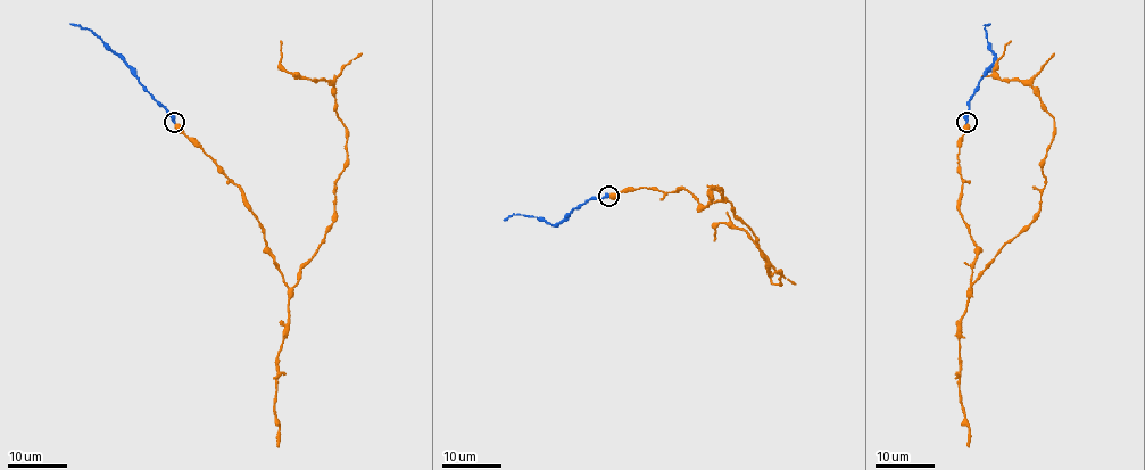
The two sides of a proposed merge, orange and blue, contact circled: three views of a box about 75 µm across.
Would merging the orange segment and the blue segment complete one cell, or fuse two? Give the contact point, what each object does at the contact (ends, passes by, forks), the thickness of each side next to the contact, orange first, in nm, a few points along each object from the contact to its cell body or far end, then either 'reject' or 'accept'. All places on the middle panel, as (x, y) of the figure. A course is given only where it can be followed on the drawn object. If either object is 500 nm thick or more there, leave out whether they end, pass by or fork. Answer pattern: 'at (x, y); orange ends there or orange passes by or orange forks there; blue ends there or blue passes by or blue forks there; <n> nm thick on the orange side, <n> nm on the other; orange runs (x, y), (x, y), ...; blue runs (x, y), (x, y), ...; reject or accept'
at (608, 196); orange ends there; blue ends there; 360 nm thick on the orange side, 360 nm on the other; orange runs (607, 197), (687, 189), (702, 205), (731, 204), (780, 282), (745, 231), (721, 223), (713, 241); blue runs (607, 197), (591, 198), (554, 224), (523, 214), (513, 214), (504, 220); accept

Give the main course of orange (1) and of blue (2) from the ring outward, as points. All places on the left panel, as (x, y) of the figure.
1: (174, 122), (241, 190), (291, 287), (333, 222), (347, 137), (333, 87), (287, 72), (280, 40)
2: (174, 122), (174, 117), (121, 58), (89, 30), (69, 24)

